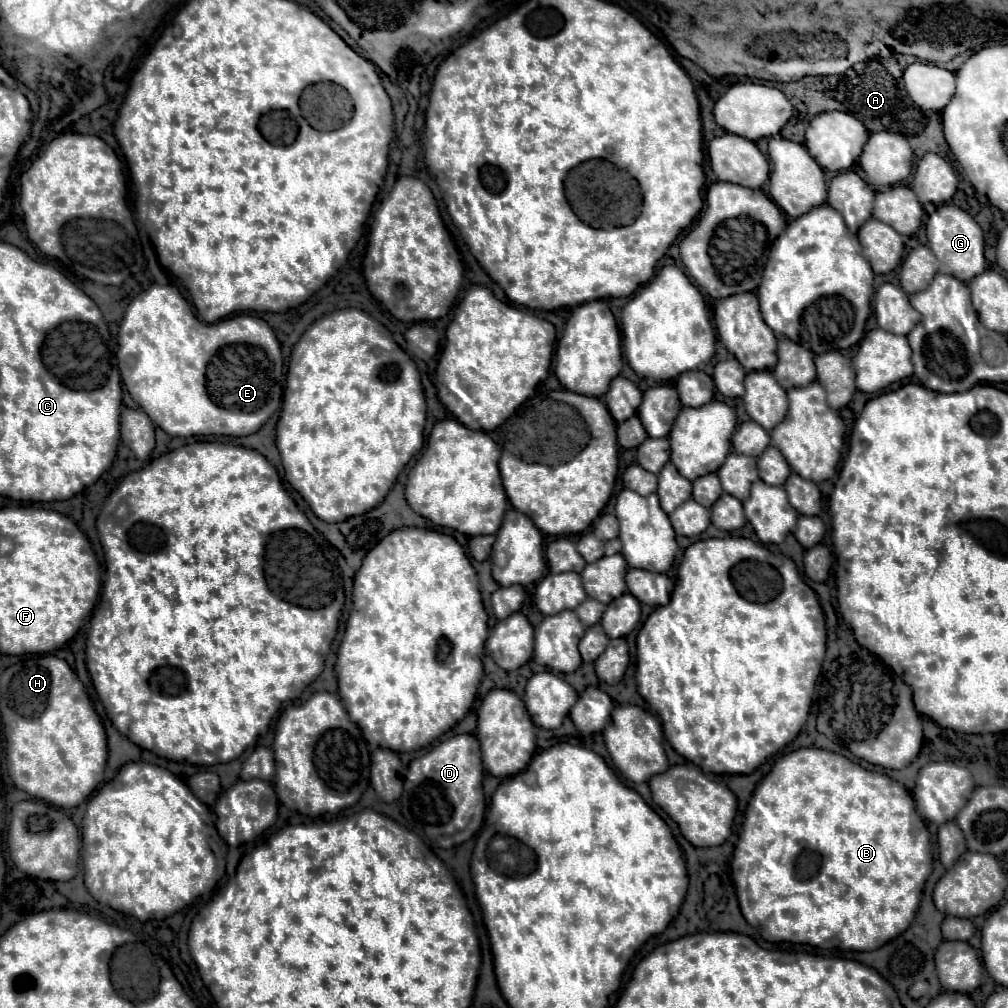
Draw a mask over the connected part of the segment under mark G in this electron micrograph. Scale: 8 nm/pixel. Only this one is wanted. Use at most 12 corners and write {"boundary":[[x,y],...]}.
{"boundary":[[938,206],[930,250],[968,282],[986,270],[982,228],[962,208]]}

